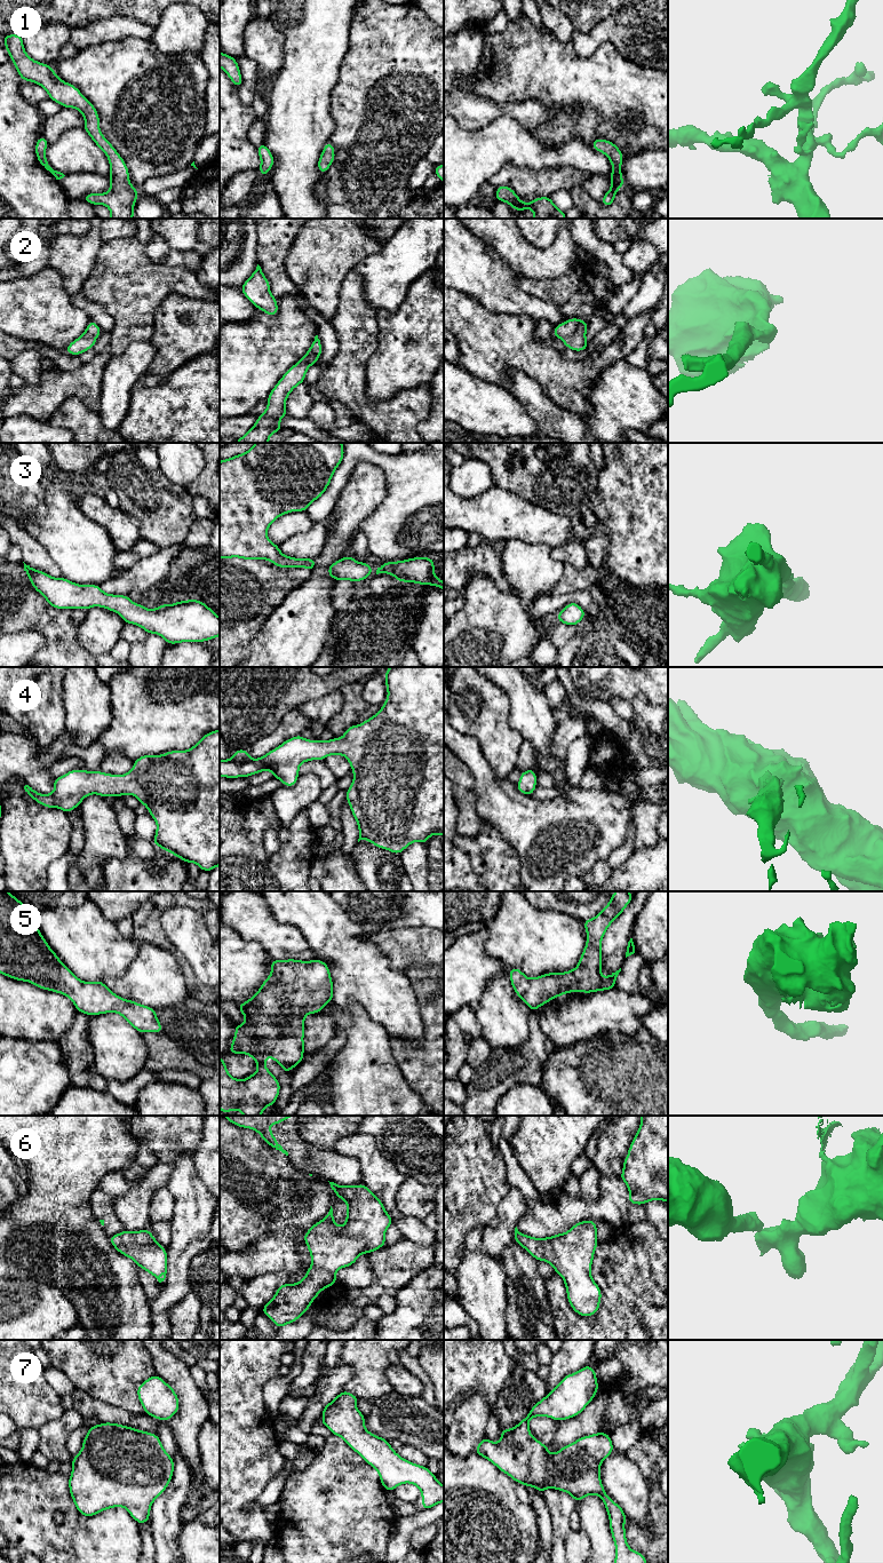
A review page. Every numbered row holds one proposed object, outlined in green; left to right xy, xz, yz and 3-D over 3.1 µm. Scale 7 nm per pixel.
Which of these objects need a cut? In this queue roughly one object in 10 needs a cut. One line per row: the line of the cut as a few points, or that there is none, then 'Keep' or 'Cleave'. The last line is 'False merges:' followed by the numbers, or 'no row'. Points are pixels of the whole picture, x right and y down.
1: No split. Keep
2: No split. Keep
3: No split. Keep
4: No split. Keep
5: No split. Keep
6: Split along xz (340, 1187), (335, 1192). Cleave
7: No split. Keep
False merges: 6

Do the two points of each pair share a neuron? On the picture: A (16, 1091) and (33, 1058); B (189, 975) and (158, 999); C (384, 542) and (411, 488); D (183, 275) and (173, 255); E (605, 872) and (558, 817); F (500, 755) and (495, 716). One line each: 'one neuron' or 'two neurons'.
A: one neuron
B: two neurons
C: one neuron
D: two neurons
E: two neurons
F: one neuron

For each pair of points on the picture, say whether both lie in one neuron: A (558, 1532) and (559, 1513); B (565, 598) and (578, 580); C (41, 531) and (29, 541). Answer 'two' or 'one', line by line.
A: one
B: two
C: two

